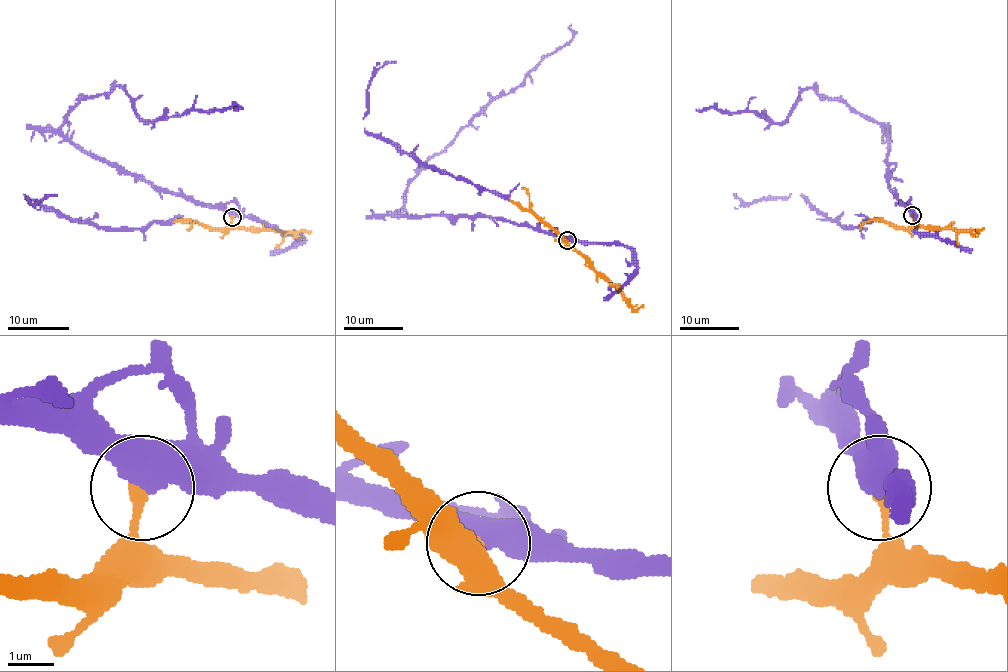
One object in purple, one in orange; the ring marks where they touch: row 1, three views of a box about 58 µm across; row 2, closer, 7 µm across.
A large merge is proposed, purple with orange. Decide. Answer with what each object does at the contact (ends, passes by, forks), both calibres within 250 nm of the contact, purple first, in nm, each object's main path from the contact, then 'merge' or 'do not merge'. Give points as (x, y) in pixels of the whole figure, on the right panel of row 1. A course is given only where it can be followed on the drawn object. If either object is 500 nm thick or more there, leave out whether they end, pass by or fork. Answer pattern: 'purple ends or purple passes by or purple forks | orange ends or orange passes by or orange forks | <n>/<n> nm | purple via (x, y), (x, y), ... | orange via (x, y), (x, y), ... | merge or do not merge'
purple passes by | orange ends | 480/240 nm | purple via (913, 216), (890, 191), (887, 128), (841, 101), (806, 88), (780, 122), (754, 112), (696, 109) | orange via (913, 216), (916, 223), (924, 226), (981, 229), (976, 231) | merge

